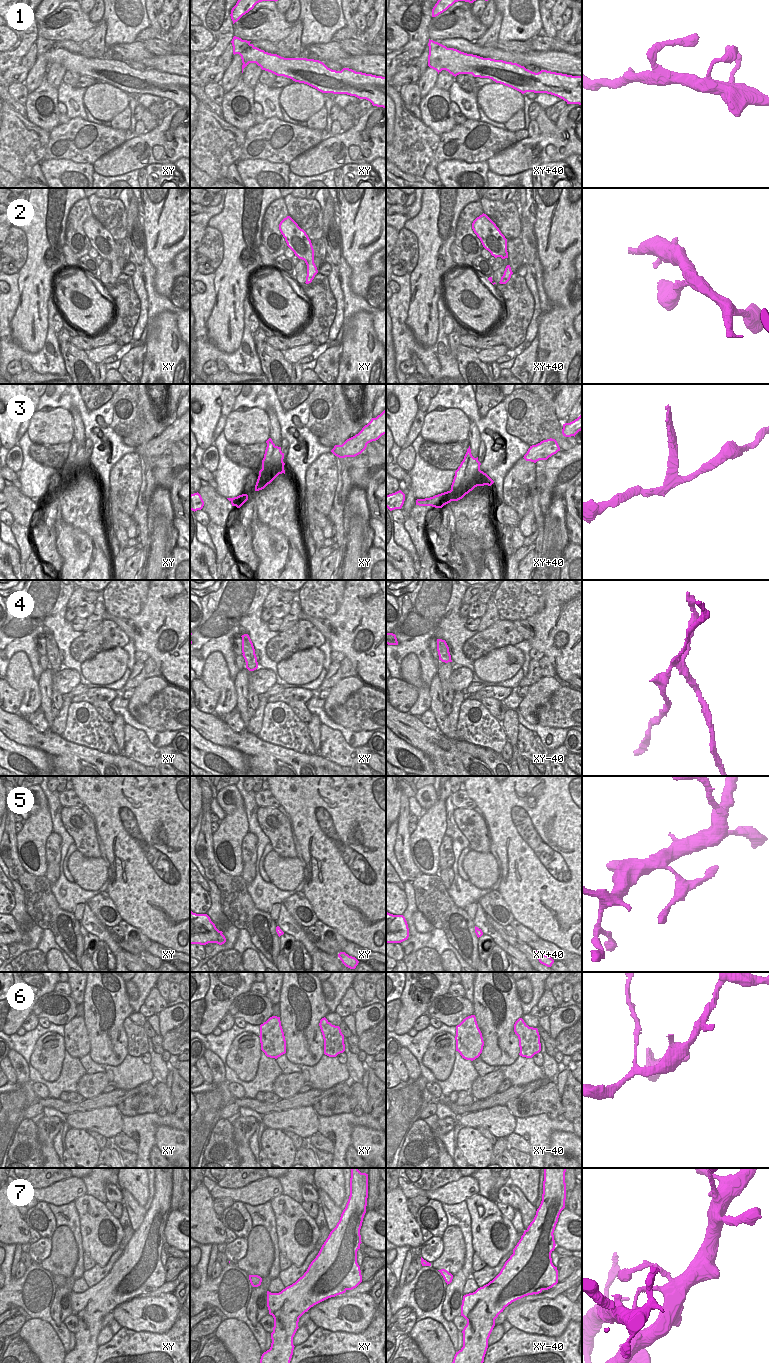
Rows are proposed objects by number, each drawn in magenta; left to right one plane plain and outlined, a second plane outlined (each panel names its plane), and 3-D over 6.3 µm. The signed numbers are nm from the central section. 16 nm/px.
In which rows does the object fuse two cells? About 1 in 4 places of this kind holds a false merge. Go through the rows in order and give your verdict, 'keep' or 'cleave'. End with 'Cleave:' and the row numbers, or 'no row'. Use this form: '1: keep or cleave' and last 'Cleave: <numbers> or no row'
1: keep
2: keep
3: cleave
4: cleave
5: cleave
6: cleave
7: keep
Cleave: 3, 4, 5, 6

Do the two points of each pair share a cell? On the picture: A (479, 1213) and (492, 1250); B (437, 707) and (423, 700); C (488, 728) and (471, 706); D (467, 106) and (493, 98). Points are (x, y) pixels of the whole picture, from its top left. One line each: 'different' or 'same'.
A: same
B: different
C: same
D: different

